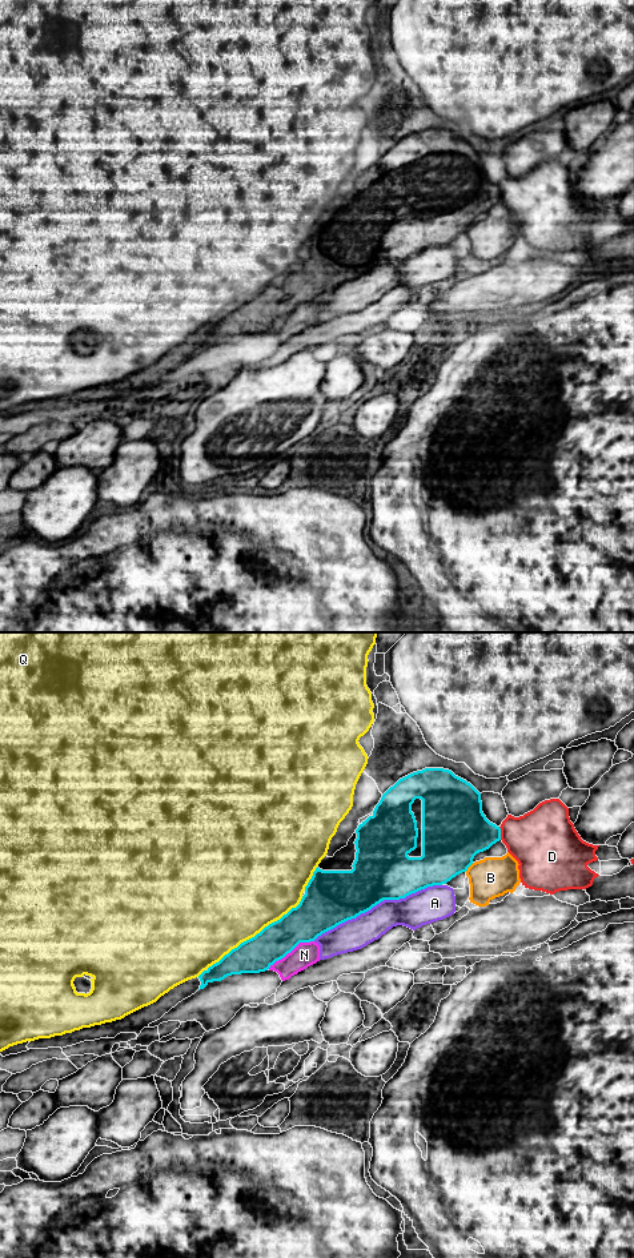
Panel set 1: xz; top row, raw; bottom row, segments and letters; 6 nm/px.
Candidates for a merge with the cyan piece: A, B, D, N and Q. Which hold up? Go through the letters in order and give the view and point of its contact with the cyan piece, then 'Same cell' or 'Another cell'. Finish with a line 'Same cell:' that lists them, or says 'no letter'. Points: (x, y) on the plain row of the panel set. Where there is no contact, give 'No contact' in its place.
A: Touches cyan at xz (377, 264). Another cell
B: Touches cyan at xz (469, 226). Another cell
D: Touches cyan at xz (500, 195). Another cell
N: Touches cyan at xz (291, 312). Another cell
Q: Touches cyan at xz (252, 298). Another cell
Same cell: no letter

